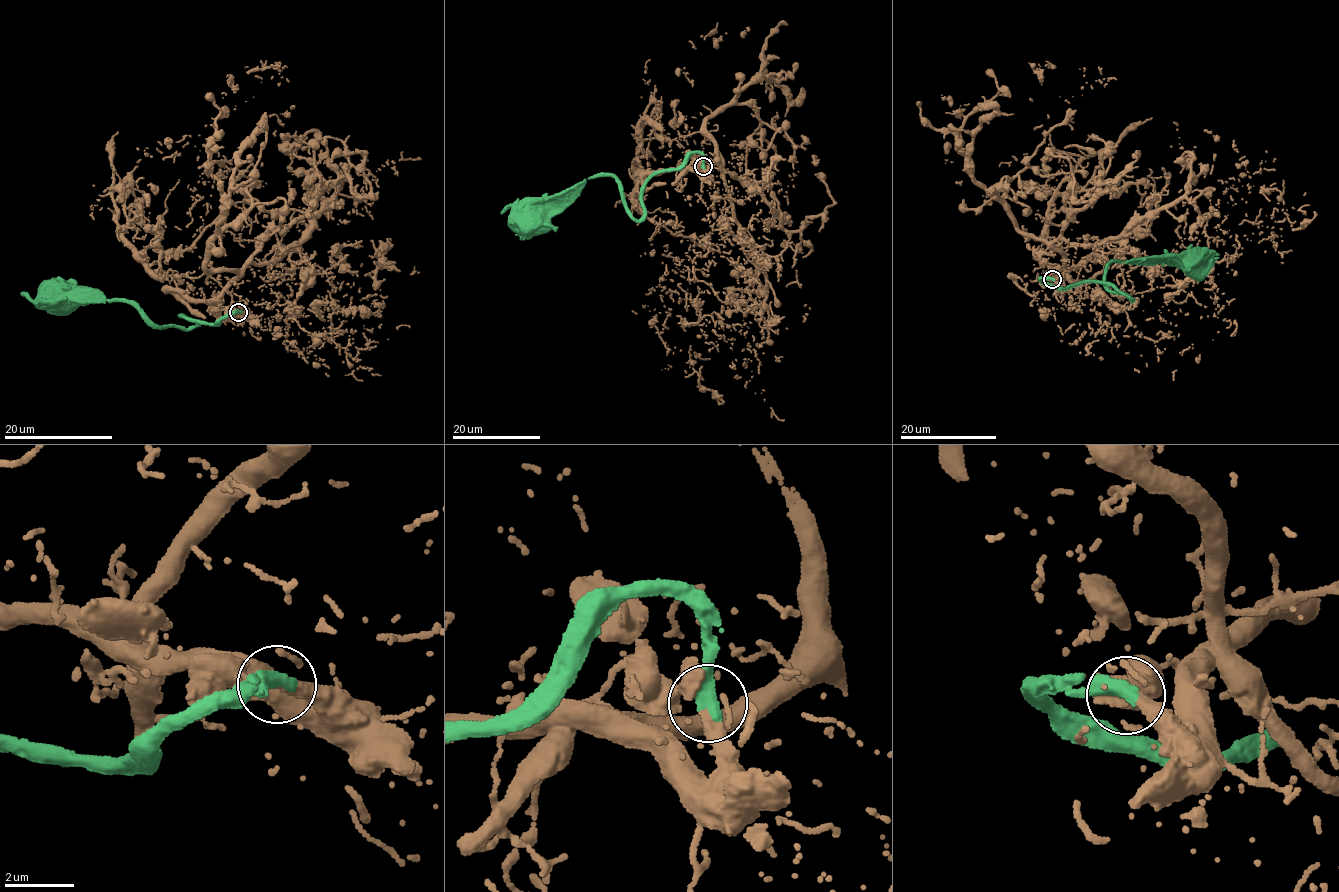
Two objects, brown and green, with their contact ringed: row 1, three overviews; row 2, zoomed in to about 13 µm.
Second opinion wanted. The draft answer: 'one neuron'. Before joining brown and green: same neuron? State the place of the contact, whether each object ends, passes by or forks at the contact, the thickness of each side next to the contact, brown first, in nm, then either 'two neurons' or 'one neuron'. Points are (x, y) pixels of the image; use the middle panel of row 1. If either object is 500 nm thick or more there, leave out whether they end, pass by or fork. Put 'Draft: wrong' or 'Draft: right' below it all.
(703, 166) | brown forks | green ends | 200/480 nm | one neuron
Draft: right

